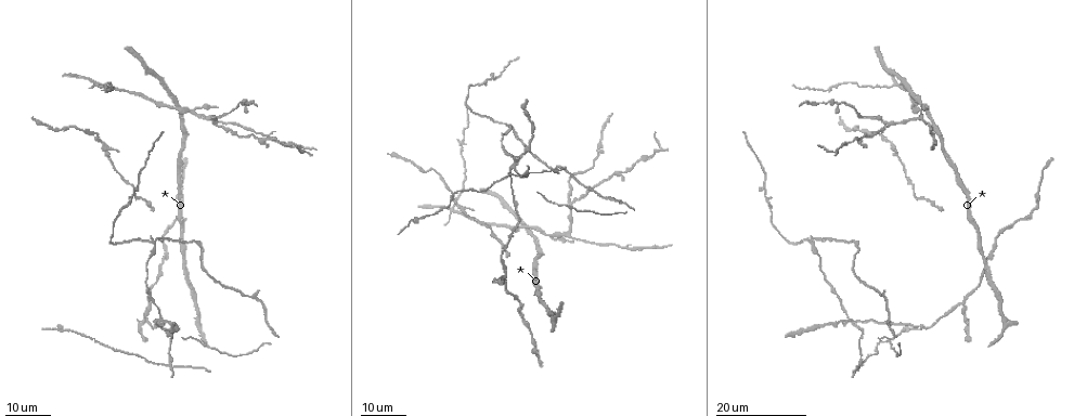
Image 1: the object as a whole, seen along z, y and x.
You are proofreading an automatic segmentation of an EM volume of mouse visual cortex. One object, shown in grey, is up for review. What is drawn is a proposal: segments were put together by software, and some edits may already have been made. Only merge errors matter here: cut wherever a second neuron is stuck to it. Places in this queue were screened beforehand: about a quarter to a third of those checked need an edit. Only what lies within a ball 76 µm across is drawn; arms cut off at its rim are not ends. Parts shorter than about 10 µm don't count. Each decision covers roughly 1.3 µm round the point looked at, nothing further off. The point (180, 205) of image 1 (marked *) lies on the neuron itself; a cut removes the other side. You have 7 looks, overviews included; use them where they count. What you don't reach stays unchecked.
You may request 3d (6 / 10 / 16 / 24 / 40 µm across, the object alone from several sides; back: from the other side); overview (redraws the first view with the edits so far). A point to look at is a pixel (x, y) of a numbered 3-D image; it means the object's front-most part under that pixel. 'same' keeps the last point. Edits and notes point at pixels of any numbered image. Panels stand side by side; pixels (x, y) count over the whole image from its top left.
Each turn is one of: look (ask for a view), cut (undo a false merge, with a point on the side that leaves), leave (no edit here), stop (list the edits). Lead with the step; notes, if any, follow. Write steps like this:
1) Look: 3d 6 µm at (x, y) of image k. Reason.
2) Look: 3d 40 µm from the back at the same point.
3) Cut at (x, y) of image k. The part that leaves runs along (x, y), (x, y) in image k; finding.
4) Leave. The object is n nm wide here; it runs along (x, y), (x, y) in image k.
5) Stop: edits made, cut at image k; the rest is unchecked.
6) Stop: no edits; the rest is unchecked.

Look: 3d 16 µm at (570, 202) of image 1. A fork.

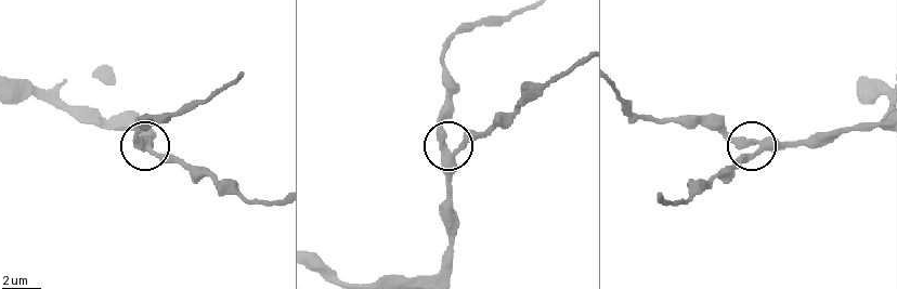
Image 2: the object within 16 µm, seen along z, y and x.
Look: 3d 6 µm at (451, 155) of image 2.

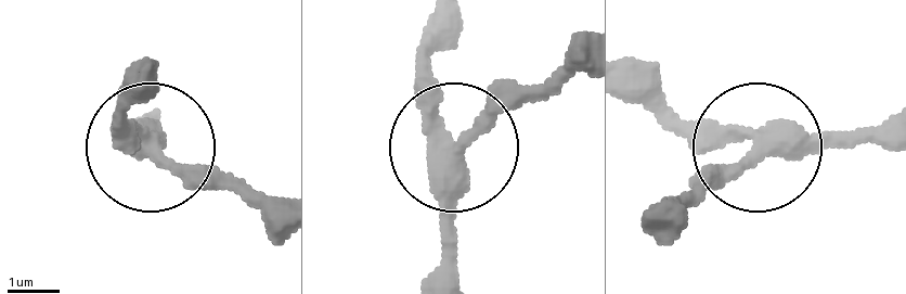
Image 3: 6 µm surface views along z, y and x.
Leave. The object is 350 nm wide here; it runs along (881, 123), (738, 136), (652, 105) in image 3; continuous, no second neuron.

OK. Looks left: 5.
Look: 3d 16 µm at (569, 233) of image 1. Thin arm on a thick one.

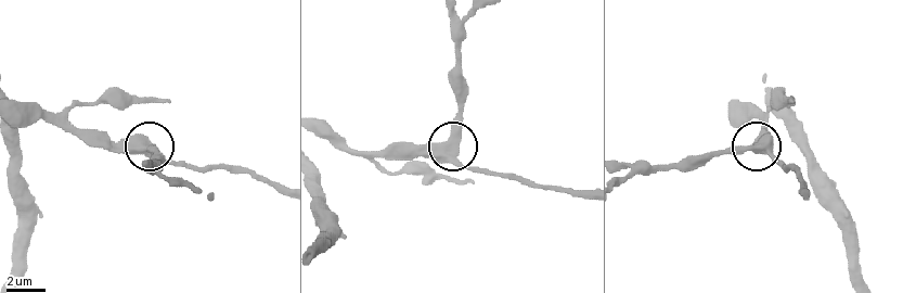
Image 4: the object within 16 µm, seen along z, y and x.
Look: 3d 6 µm at (763, 146) of image 4. Closer look.

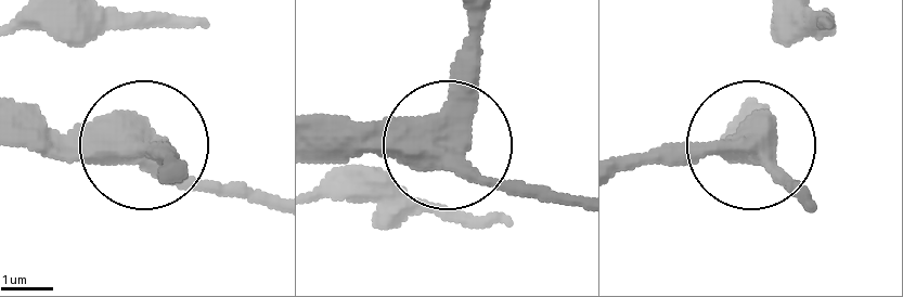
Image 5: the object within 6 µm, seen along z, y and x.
Leave. The side arm is 27 µm long; it runs along (324, 139), (428, 139), (553, 199) in image 5; continuous, no second neuron.

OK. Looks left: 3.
Look: 3d 16 µm at (530, 226) of image 1. Arms part here.

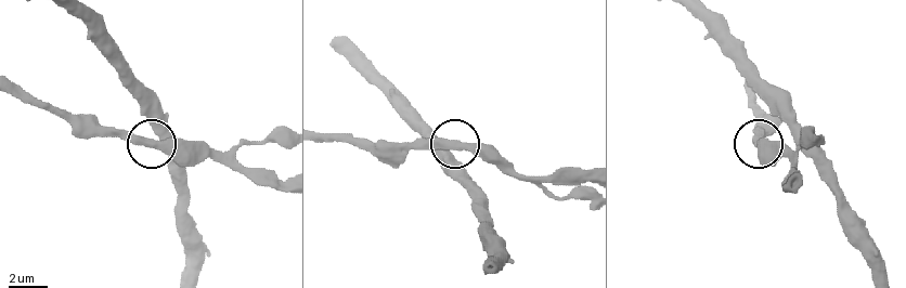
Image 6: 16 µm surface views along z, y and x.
Look: 3d 6 µm at (141, 141) of image 6. Zoom in.

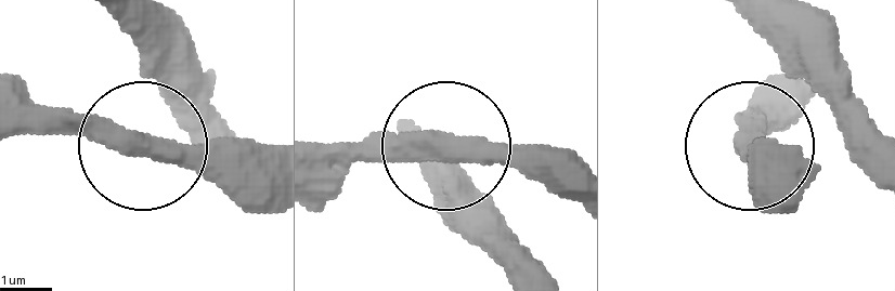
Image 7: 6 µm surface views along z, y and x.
Leave. The object is 340 nm wide here; all the same neuron.

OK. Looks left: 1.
Stop: no edits; the rest is unchecked.

